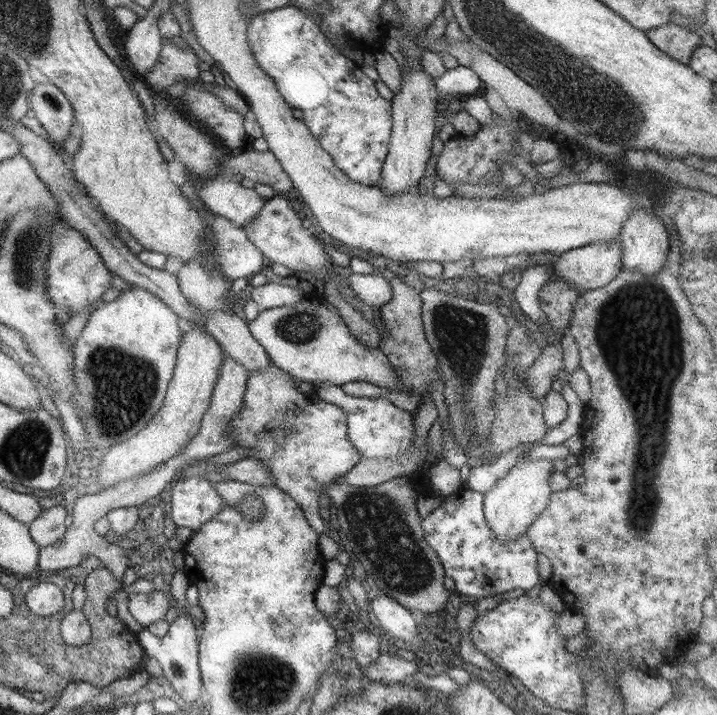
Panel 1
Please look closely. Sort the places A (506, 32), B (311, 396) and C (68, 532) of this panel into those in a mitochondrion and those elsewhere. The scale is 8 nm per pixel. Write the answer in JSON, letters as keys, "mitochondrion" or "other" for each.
{"A":"mitochondrion","B":"other","C":"other"}

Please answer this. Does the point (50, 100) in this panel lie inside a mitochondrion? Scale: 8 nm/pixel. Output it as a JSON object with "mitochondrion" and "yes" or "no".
{"mitochondrion":"yes"}

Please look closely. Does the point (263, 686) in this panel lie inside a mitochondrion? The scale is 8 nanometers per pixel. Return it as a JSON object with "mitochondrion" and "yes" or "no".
{"mitochondrion":"yes"}

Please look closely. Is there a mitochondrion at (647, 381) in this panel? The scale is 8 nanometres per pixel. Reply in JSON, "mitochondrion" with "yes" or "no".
{"mitochondrion":"yes"}

